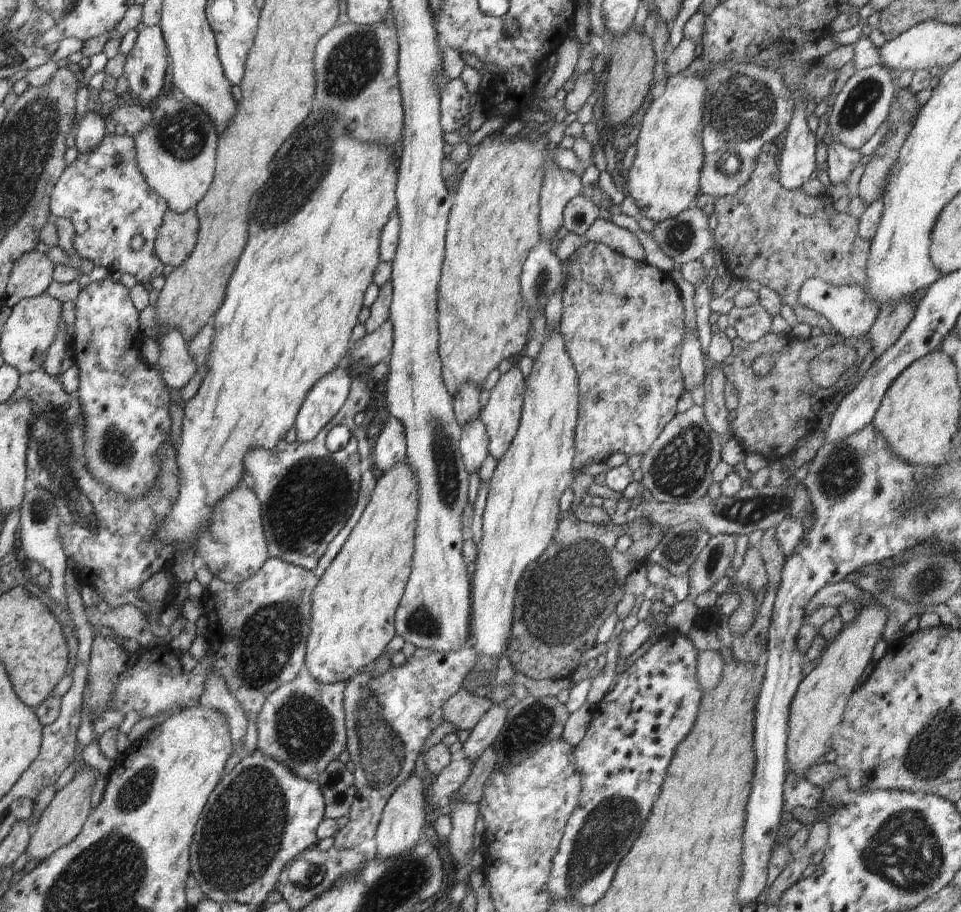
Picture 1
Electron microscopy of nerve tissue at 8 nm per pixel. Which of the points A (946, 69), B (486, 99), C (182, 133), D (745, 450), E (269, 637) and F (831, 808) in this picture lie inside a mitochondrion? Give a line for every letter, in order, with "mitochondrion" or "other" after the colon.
A: other
B: other
C: mitochondrion
D: other
E: mitochondrion
F: other

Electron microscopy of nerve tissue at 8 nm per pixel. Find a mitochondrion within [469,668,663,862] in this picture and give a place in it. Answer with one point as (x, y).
(529, 729)

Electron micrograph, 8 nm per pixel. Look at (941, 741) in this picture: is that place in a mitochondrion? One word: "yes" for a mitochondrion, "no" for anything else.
yes

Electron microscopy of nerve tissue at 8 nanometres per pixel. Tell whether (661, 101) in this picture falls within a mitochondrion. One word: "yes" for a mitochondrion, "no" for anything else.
no

